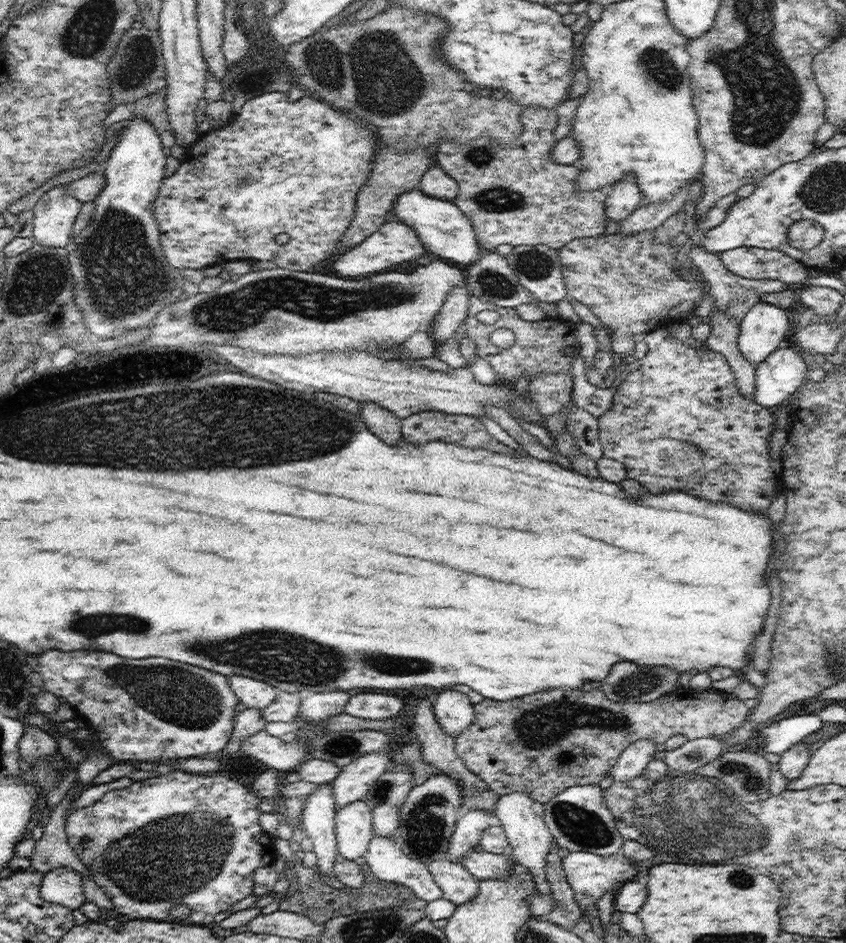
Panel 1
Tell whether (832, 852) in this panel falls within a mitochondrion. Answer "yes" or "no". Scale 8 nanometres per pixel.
no

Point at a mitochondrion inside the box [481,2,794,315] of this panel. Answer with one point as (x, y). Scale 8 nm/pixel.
(656, 63)

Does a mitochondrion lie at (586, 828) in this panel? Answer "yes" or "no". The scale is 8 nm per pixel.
yes

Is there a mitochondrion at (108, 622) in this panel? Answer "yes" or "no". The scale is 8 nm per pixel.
yes

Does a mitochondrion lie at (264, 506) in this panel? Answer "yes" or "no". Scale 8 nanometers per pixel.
no

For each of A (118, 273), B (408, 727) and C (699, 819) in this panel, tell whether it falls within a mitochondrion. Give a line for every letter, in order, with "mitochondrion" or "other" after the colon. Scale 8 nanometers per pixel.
A: mitochondrion
B: other
C: mitochondrion

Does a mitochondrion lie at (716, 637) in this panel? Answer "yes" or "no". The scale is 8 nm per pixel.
no

